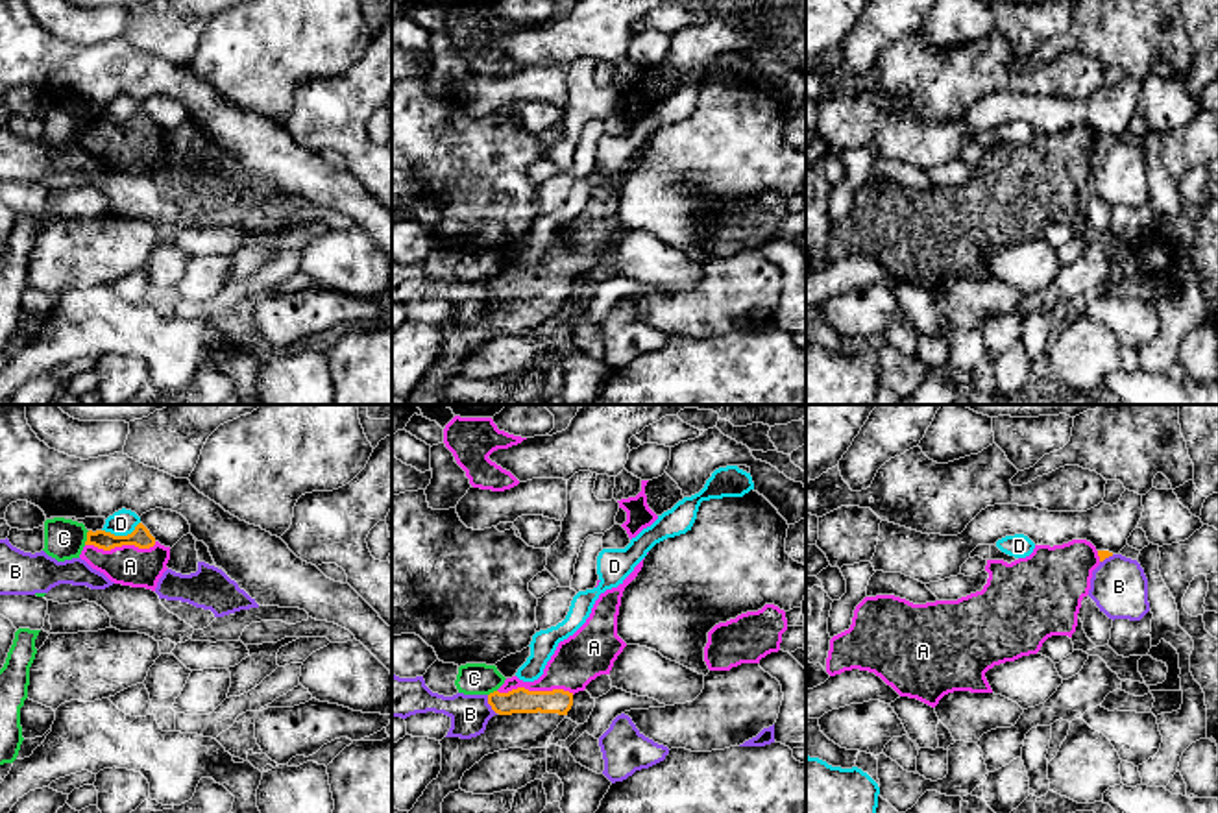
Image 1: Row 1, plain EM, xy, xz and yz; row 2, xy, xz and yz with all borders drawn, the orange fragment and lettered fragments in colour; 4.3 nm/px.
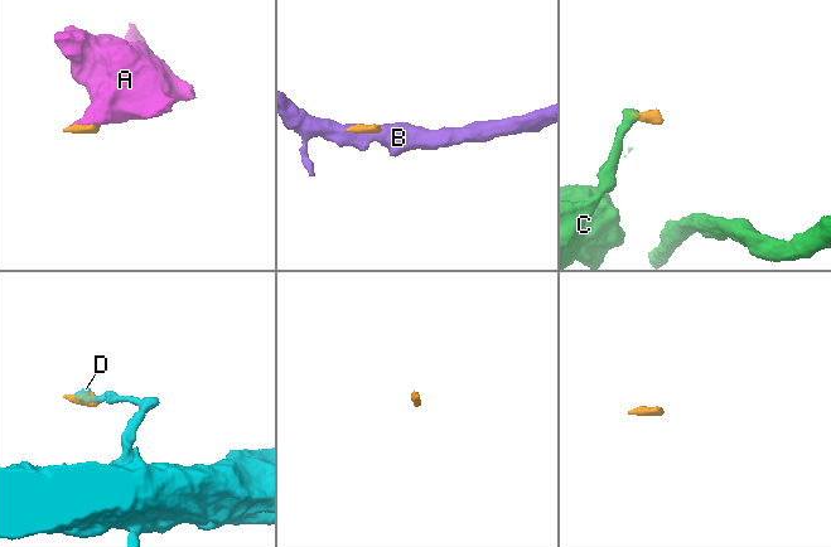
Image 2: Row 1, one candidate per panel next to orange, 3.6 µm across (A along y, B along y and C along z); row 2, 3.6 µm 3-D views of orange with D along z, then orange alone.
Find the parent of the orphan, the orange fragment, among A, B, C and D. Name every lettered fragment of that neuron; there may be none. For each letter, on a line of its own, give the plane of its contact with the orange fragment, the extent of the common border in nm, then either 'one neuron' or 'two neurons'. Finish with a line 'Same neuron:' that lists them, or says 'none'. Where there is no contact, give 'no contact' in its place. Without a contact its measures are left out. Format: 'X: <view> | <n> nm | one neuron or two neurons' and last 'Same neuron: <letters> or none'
A: xz | 340 nm | one neuron
B: xz | 100 nm | two neurons
C: xy | 70 nm | two neurons
D: xy | 170 nm | two neurons
Same neuron: A

